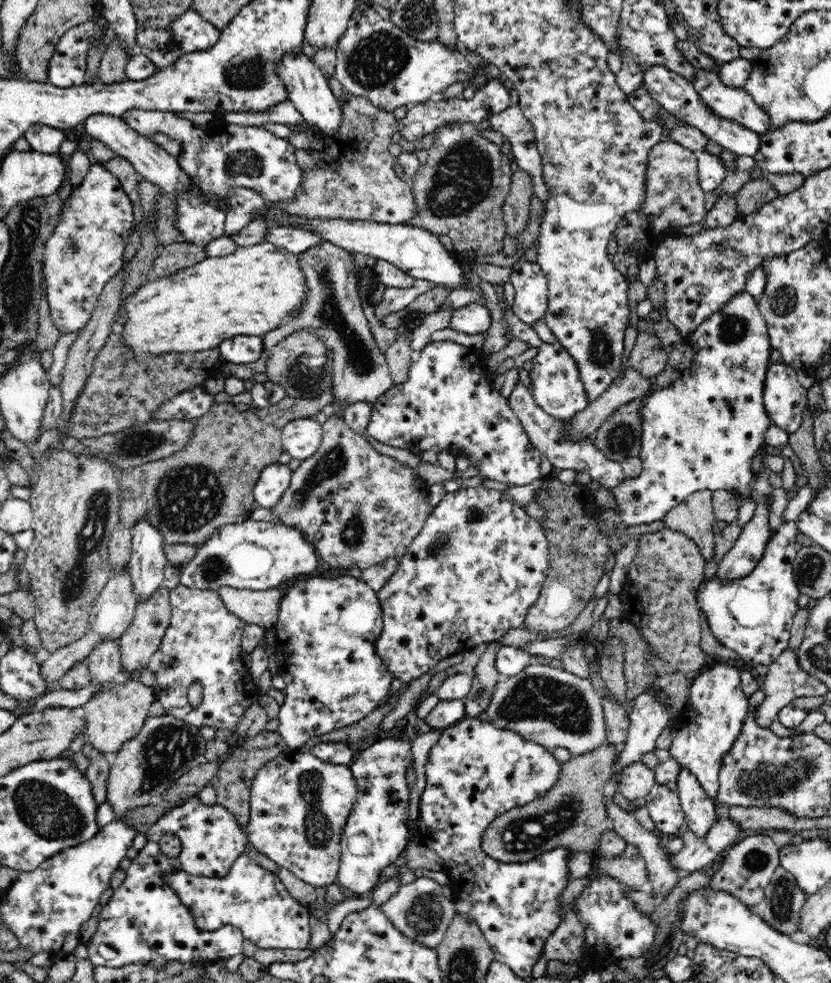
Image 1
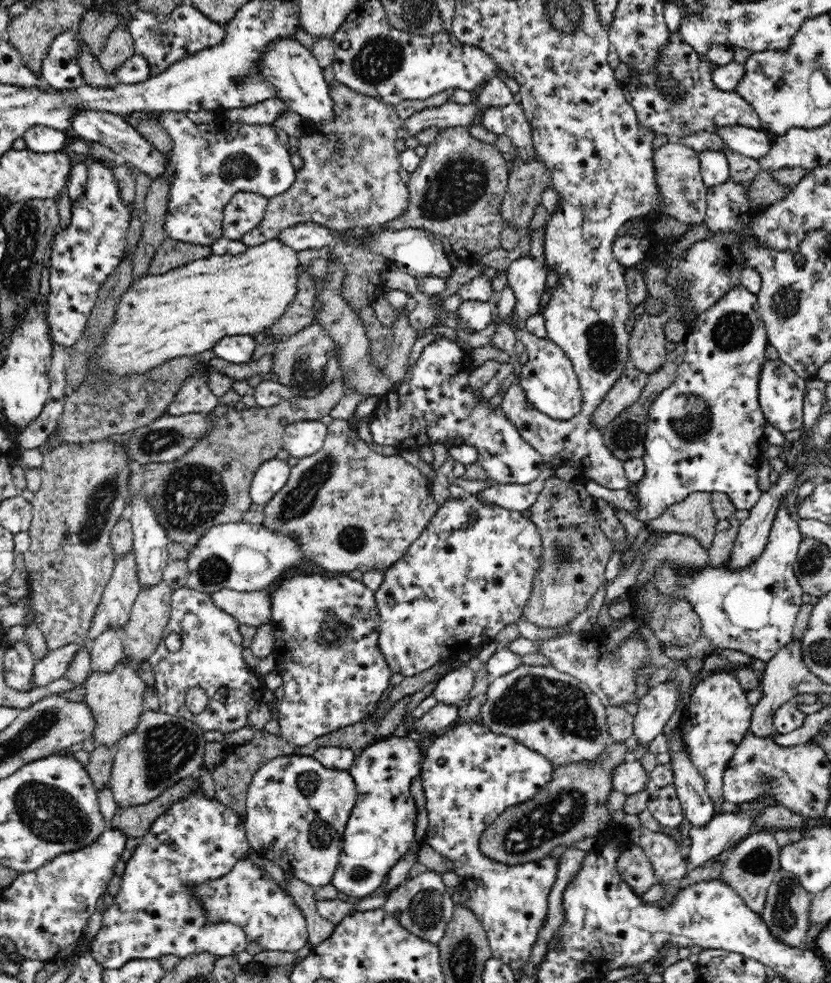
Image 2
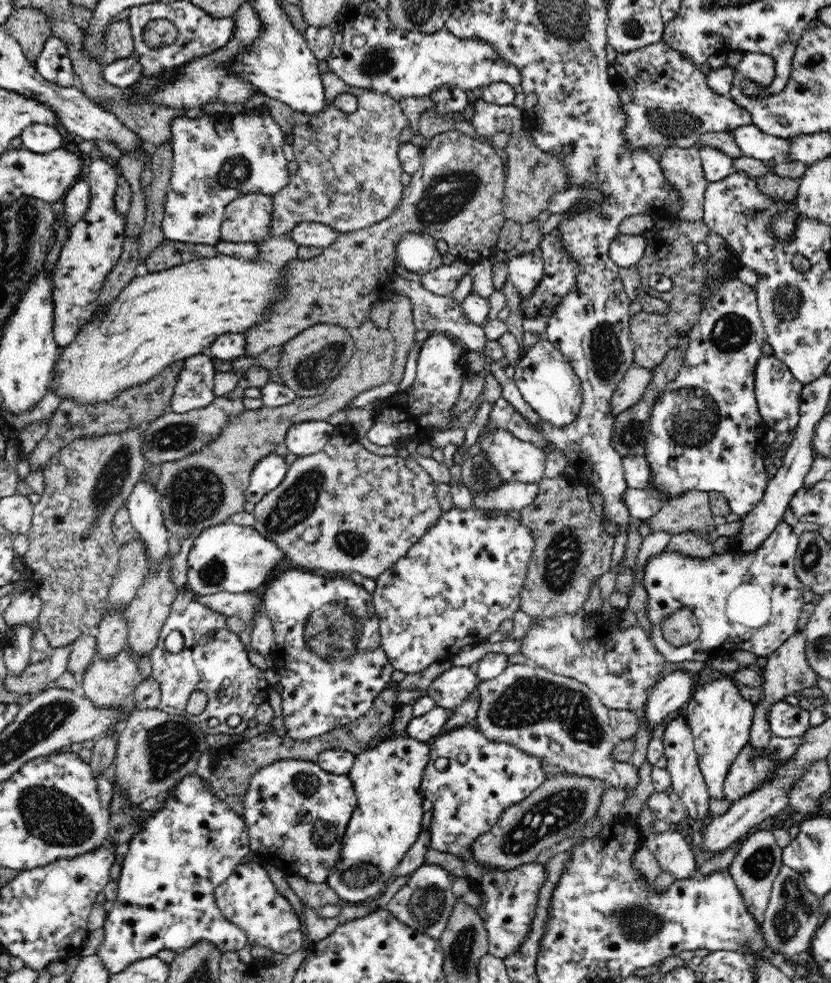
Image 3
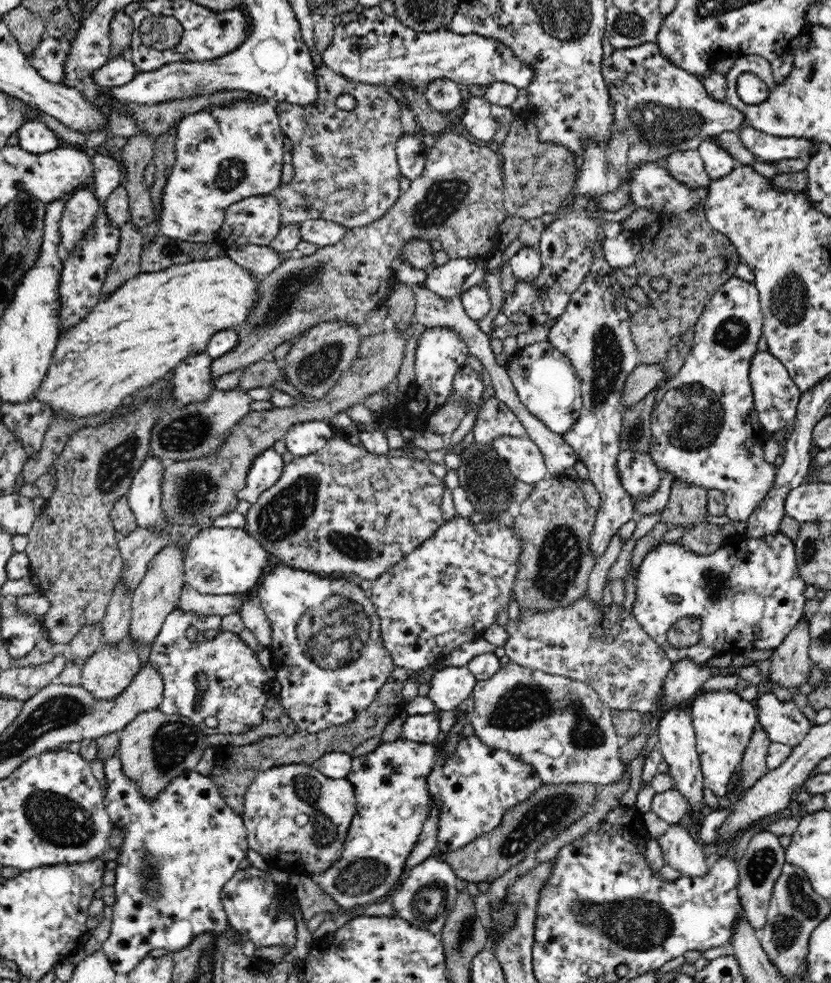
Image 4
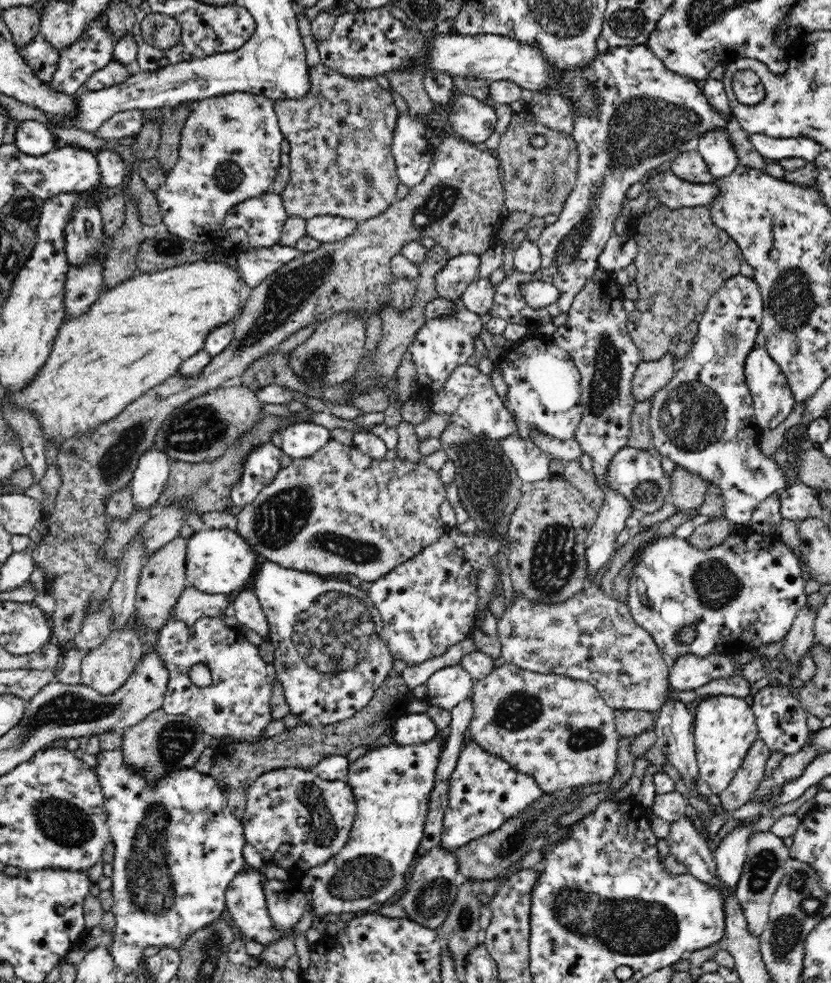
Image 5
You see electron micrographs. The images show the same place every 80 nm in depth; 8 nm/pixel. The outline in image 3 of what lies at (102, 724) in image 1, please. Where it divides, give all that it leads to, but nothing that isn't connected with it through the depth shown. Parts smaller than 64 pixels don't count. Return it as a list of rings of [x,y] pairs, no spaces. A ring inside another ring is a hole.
[[[124,646],[120,652],[114,654],[112,658],[95,657],[83,672],[82,688],[86,697],[96,707],[120,707],[125,706],[132,711],[132,696],[136,684],[140,684],[142,673],[138,669],[138,656],[134,655],[128,648]]]

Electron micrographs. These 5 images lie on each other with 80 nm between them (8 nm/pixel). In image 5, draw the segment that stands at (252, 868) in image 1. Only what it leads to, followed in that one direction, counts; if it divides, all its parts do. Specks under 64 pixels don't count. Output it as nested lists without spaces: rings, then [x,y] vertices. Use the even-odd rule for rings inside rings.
[[[259,870],[238,873],[228,885],[225,901],[227,914],[239,930],[240,937],[269,945],[287,936],[288,931],[280,931],[272,926],[262,888],[264,878]]]

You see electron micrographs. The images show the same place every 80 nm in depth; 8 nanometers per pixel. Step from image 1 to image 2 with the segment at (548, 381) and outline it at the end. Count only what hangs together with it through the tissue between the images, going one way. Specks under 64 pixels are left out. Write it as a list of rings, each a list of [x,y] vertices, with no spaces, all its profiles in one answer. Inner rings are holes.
[[[516,329],[515,336],[519,345],[528,350],[528,361],[522,364],[521,372],[516,376],[516,383],[524,391],[526,400],[536,410],[552,418],[555,423],[575,417],[581,410],[583,393],[572,362],[559,345],[547,337],[538,338],[528,333],[526,329]]]

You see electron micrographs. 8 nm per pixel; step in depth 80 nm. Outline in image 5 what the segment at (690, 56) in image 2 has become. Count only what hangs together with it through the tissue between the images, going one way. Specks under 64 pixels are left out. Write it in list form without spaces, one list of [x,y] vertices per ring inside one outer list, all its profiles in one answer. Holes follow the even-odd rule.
[[[451,31],[434,37],[428,50],[430,55],[426,68],[434,68],[450,77],[484,78],[488,82],[508,80],[518,84],[522,89],[539,94],[559,92],[563,98],[573,103],[575,114],[571,135],[576,142],[579,155],[576,186],[568,195],[558,221],[542,230],[536,240],[541,252],[540,268],[532,274],[517,273],[512,268],[513,274],[506,274],[504,279],[495,286],[495,301],[486,317],[500,317],[507,323],[526,326],[534,324],[534,326],[541,327],[552,323],[554,316],[569,312],[575,296],[583,290],[597,271],[596,258],[613,235],[615,222],[621,216],[623,207],[630,200],[626,192],[632,184],[640,182],[649,173],[654,173],[655,169],[664,162],[672,162],[680,153],[697,151],[698,140],[710,128],[716,128],[716,126],[722,128],[730,124],[712,109],[706,95],[703,94],[700,83],[677,76],[668,70],[664,67],[664,63],[650,51],[647,44],[630,47],[609,46],[604,52],[596,52],[596,58],[588,66],[564,68],[564,71],[548,62],[537,44],[526,44],[500,34],[470,36],[459,35]],[[530,280],[541,280],[553,284],[560,291],[558,300],[543,309],[534,310],[528,307],[518,289],[518,284],[530,282]]]

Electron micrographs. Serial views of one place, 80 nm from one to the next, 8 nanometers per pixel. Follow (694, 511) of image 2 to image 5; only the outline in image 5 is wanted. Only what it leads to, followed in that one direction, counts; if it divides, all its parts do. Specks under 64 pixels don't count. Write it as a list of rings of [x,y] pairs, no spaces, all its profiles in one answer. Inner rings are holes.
[[[676,466],[670,477],[670,502],[676,506],[678,511],[698,508],[704,502],[707,482],[701,476],[696,476],[685,468]]]

